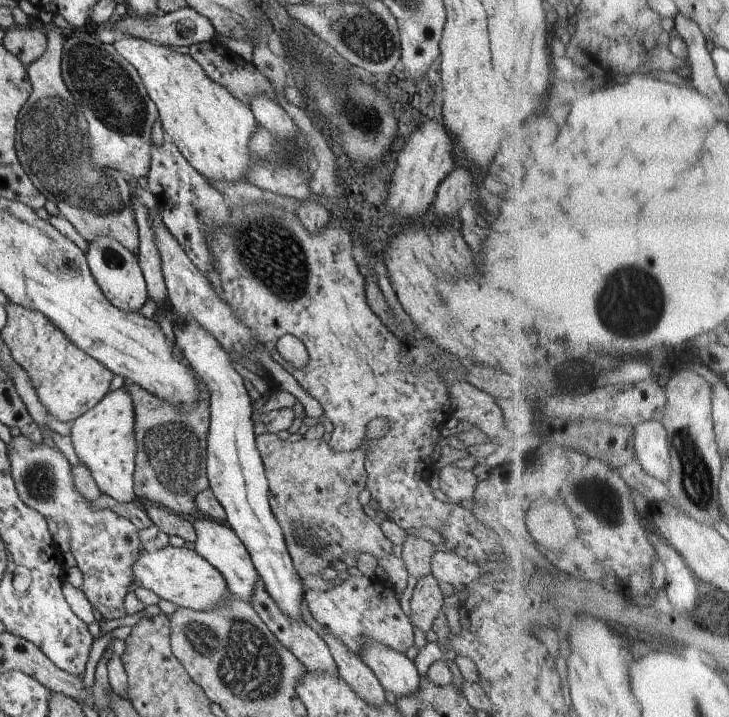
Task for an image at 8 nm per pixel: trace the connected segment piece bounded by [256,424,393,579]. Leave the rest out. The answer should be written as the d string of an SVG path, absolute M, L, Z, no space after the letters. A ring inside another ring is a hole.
M366 425L366 442L352 452L332 452L328 443L322 439L298 440L288 442L280 439L276 433L264 433L256 438L256 446L264 467L268 486L270 487L269 503L280 524L285 543L288 547L290 560L303 579L322 572L334 560L334 548L342 548L346 552L368 552L372 556L390 556L393 543L384 536L384 532L374 519L368 517L358 501L358 494L367 488L367 470L365 462L368 450L374 440L380 440L376 425Z

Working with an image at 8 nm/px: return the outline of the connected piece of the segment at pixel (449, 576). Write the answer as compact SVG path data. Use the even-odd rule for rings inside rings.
M438 551L432 559L432 574L440 582L448 582L457 586L461 584L467 587L468 584L487 573L486 568L481 568L471 559L456 553Z

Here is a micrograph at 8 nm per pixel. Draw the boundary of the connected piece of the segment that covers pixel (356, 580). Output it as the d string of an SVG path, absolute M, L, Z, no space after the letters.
M350 575L348 580L326 592L306 589L306 602L314 620L318 620L326 632L338 636L338 640L356 656L360 655L366 640L386 644L404 653L414 643L412 624L396 600L395 590L385 580Z

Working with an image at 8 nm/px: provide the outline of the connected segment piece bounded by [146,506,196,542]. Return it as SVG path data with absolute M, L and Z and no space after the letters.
M148 506L146 512L152 523L168 536L176 535L184 540L195 542L196 532L189 516L179 515L164 506Z

